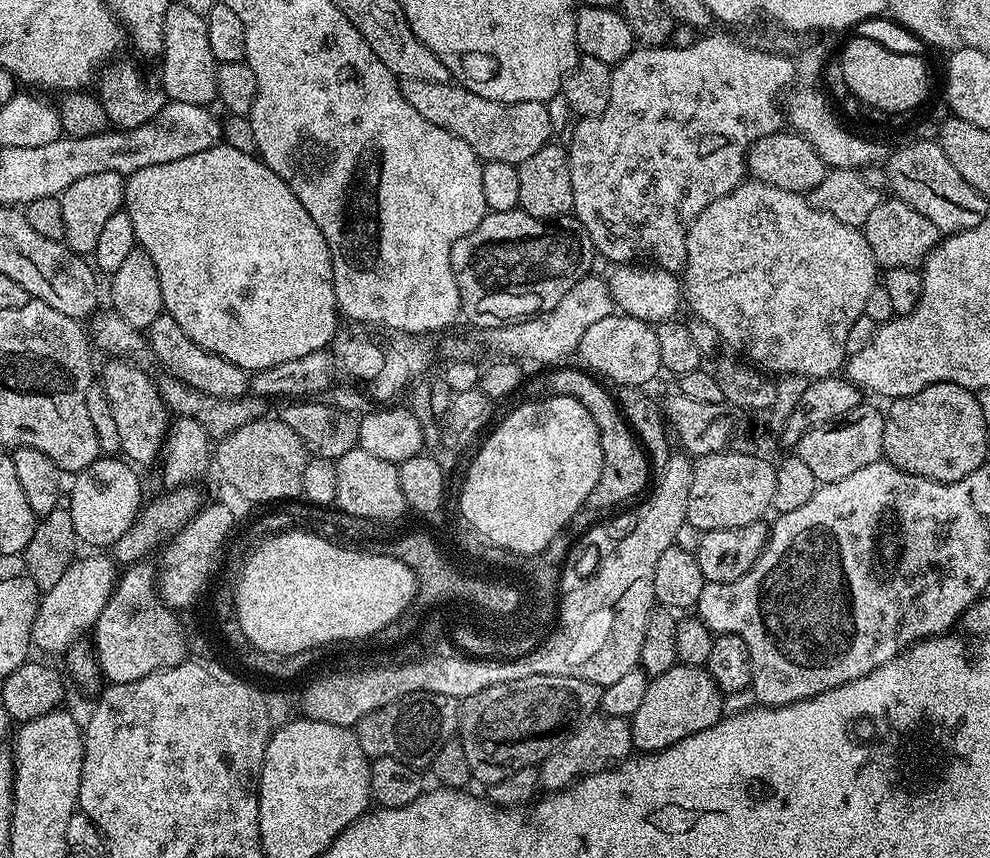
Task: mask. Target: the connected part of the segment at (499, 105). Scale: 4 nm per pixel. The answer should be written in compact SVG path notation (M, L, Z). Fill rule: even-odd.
M403 78L400 80L400 93L426 122L434 122L434 126L442 126L450 134L462 138L470 150L474 150L481 161L510 162L520 165L530 158L530 154L538 154L542 146L546 146L553 139L552 116L548 113L549 105L545 101L538 102L494 102L466 90L455 82L422 82L422 78Z

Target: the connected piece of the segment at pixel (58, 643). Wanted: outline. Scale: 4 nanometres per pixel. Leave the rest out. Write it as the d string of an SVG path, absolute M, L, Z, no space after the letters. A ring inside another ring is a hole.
M88 555L92 556L74 559L62 578L41 595L40 609L32 627L35 651L67 652L74 641L81 639L95 625L98 614L102 614L102 606L106 606L112 597L112 589L118 579L117 565L107 555Z

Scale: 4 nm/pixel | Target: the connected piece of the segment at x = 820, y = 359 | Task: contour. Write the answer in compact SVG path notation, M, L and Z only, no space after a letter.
M748 178L734 190L730 190L730 194L710 202L710 206L706 206L706 210L702 210L702 214L698 214L698 218L692 220L692 223L688 225L684 245L686 246L686 262L682 269L682 287L686 304L693 308L692 312L697 317L704 319L716 330L721 343L726 348L728 346L733 349L731 350L733 353L747 356L753 365L769 373L805 376L809 380L835 375L839 371L838 366L845 365L847 331L859 316L864 315L866 298L870 298L870 290L878 287L878 265L861 229L846 226L838 222L838 218L820 212L799 192L782 190L778 186L761 184L755 178Z

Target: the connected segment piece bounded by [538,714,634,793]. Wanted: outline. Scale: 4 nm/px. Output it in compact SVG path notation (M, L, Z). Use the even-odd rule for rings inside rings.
M597 714L571 734L565 735L553 747L550 755L538 768L541 785L549 793L559 792L569 784L575 784L576 781L596 772L603 772L621 760L627 760L633 752L631 723L622 716Z

